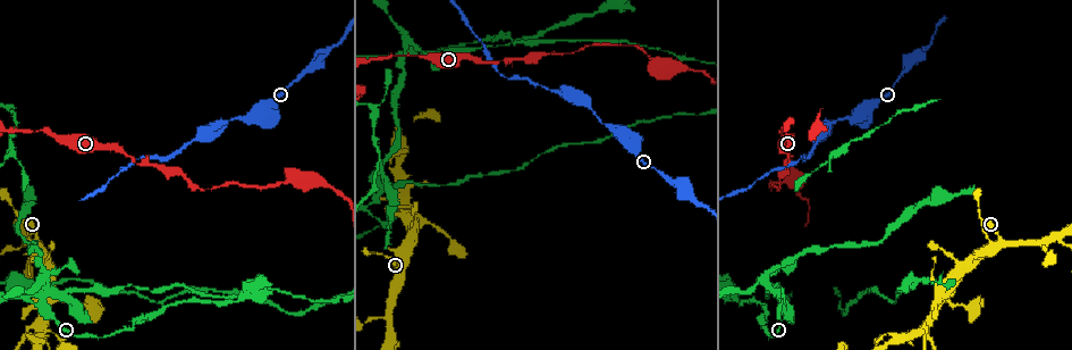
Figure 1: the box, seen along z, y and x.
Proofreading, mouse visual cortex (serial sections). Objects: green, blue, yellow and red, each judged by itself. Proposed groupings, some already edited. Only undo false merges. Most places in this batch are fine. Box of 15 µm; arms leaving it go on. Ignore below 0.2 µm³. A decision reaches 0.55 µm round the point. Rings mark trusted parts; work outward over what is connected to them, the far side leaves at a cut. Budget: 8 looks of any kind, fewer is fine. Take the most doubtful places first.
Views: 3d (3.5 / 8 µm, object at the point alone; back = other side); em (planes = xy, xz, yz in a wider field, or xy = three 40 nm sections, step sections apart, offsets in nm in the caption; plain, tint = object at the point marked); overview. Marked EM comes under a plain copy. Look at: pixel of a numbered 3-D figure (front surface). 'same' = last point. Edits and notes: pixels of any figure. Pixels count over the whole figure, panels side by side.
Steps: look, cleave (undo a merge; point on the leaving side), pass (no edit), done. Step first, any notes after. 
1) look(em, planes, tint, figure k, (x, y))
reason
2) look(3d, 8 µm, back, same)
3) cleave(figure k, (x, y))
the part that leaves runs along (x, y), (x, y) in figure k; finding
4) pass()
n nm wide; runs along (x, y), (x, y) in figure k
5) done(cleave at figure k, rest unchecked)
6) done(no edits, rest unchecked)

look(3d, 3.5 µm, back, figure 1, (6, 301))
thick turns thin

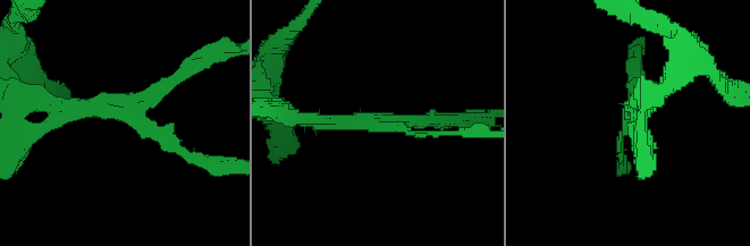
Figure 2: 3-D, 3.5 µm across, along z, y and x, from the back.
look(em, planes, tint, figure 2, (114, 108))

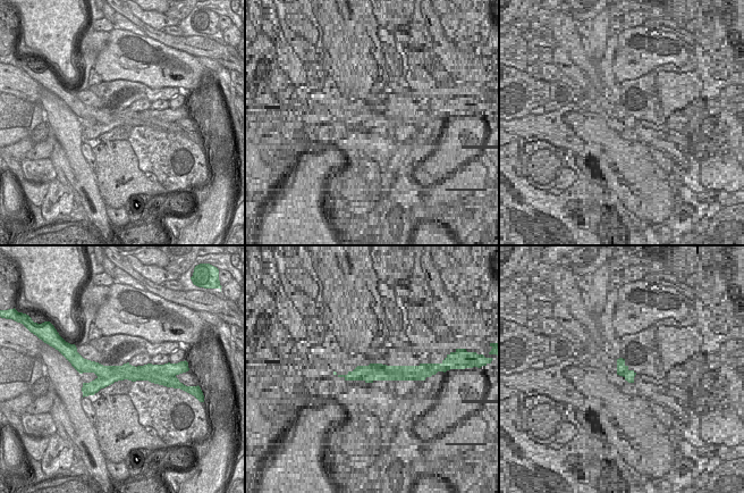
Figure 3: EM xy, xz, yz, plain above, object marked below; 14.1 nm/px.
cleave(figure 2, (671, 88))
the part that leaves runs along (642, 112), (681, 71), (672, 26) in figure 2; two cells meet here

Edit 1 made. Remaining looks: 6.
look(3d, 3.5 µm, figure 1, (389, 316))
side arm on a straight run

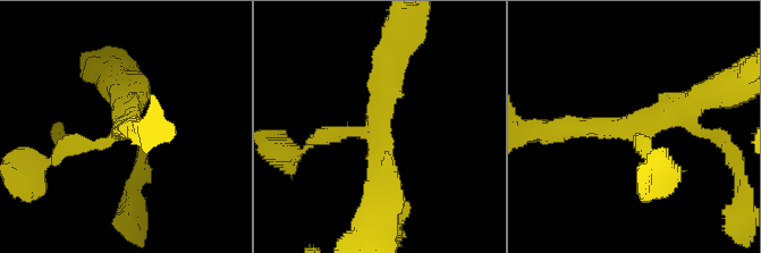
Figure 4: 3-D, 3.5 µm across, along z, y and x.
look(em, xy, step 3, tint, figure 4, (634, 126))
3 arms; arms of 250, 300, 300 nm; shape alone is not enough

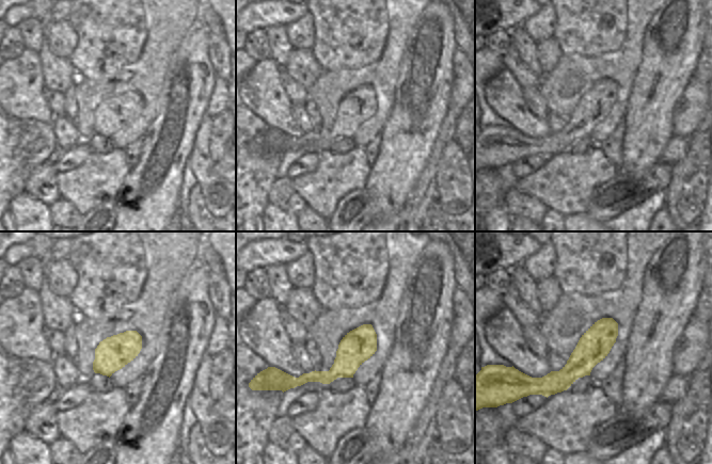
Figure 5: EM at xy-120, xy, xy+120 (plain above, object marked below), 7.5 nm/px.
pass()
runs along (615, 325), (559, 381), (533, 381) in figure 5; all the same cell

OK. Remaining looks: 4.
look(3d, 3.5 µm, figure 1, (180, 173))
thick turns thin

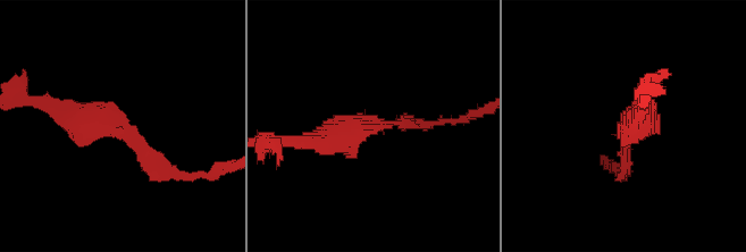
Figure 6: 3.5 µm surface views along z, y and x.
look(em, xy, step 3, tint, figure 6, (116, 131))
arms of 150, 250 nm

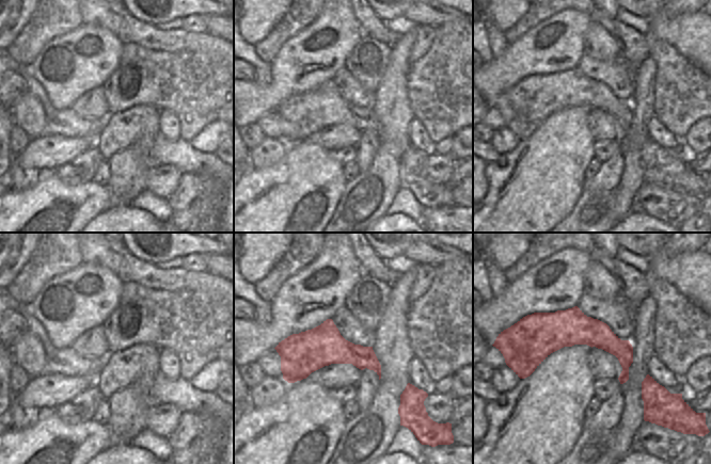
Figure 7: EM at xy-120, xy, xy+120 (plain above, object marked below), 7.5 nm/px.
pass()
continuous, no second cell

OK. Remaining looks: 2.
done(cleave at figure 2, rest unchecked)

